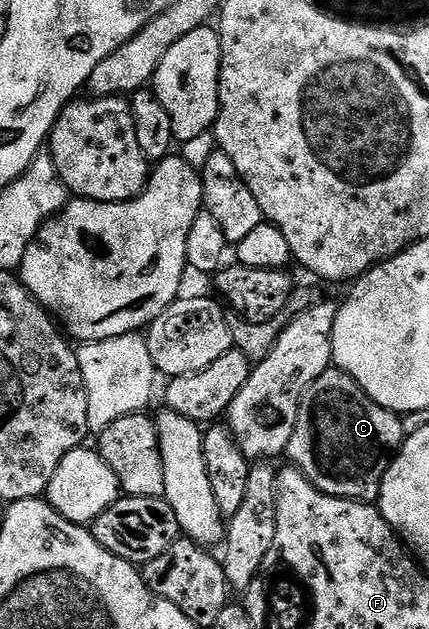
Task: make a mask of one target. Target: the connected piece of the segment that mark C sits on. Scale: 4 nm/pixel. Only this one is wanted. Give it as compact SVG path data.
M329 368L317 380L310 391L310 402L311 398L312 430L316 433L315 477L320 481L320 490L335 498L355 498L361 502L379 499L382 480L404 444L405 419L382 408L339 368Z

